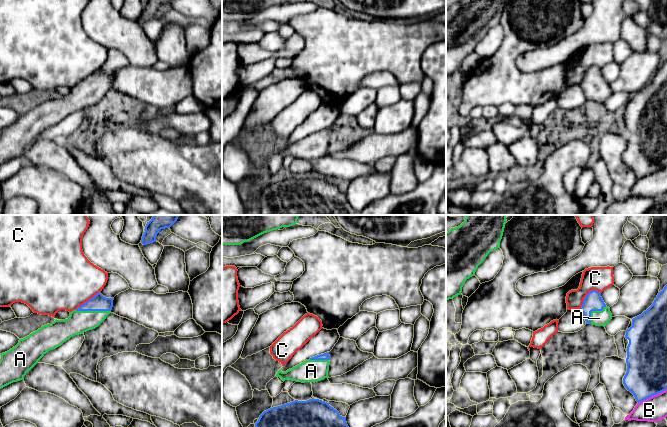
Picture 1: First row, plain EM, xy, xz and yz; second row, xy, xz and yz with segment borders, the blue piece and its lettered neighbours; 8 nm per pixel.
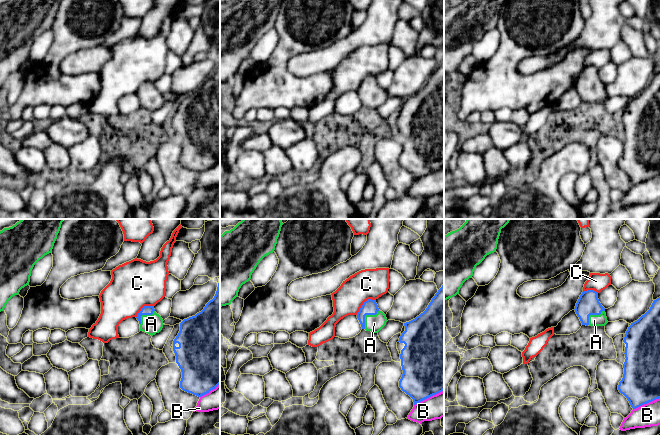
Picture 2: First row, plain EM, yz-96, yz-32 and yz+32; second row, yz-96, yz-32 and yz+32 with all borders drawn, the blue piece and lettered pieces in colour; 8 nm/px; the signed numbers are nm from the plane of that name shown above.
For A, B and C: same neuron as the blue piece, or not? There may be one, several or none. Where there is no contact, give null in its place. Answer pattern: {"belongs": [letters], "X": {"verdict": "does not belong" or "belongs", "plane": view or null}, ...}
{"belongs": ["A"], "A": {"verdict": "belongs", "plane": "xy"}, "B": {"verdict": "does not belong", "plane": "yz"}, "C": {"verdict": "does not belong", "plane": "yz"}}

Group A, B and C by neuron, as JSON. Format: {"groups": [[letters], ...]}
{"groups": [["A"], ["B"], ["C"]]}

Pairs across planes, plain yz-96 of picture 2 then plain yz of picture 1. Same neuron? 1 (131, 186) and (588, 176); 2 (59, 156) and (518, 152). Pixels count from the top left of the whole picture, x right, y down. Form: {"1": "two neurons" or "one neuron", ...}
{"1": "one neuron", "2": "two neurons"}

